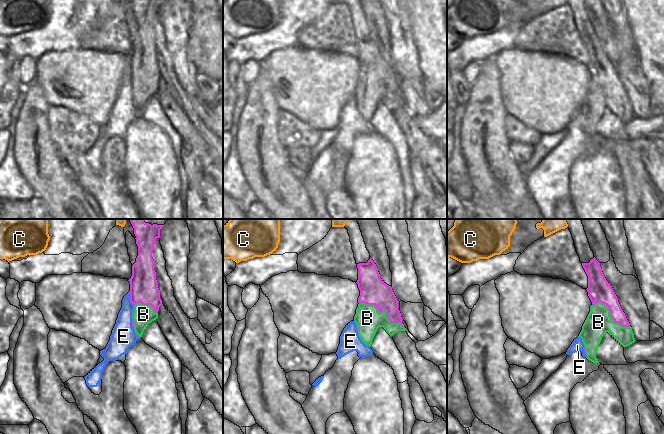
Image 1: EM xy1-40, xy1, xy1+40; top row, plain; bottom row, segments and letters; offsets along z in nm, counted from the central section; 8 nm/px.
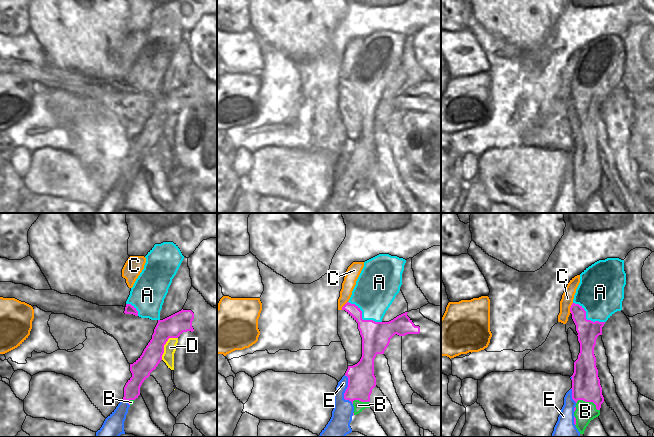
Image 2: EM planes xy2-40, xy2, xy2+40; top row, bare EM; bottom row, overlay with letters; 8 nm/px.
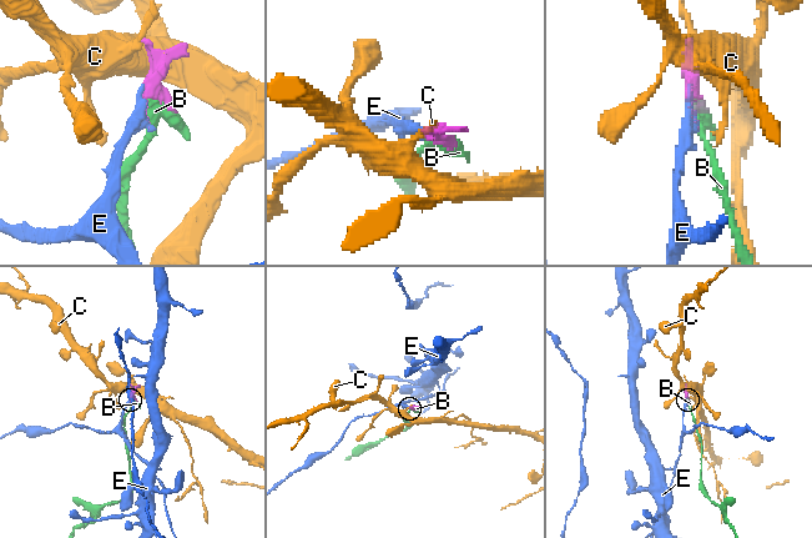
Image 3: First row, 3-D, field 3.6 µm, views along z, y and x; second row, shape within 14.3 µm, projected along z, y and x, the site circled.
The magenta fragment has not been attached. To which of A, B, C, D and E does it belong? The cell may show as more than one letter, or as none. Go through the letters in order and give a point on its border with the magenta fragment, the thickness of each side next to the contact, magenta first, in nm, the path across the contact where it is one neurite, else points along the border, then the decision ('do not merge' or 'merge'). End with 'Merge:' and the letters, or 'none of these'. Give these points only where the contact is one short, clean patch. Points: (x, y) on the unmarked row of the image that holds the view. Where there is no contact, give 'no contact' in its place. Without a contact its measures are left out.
A: meets magenta in xy2 at (361, 94); 220 nm thick on the magenta side, 320 nm on the other; border along xy2 (348, 77), (361, 87), (363, 95), (381, 98); do not merge
B: meets magenta in xy1 at (384, 84); 220 nm thick on the magenta side, 200 nm on the other; do not merge
C: meets magenta in xy2+40 at (570, 83); 170 nm thick on the magenta side, 100 nm on the other; border along xy2+40 (572, 78), (570, 88); do not merge
D: meets magenta in xy2-40 at (164, 120); 180 nm thick on the magenta side, 100 nm on the other; border along xy2-40 (177, 113), (170, 113), (168, 115), (164, 121), (161, 135); do not merge
E: meets magenta in xy2 at (345, 167); 220 nm thick on the magenta side, 160 nm on the other; merge
Merge: E

